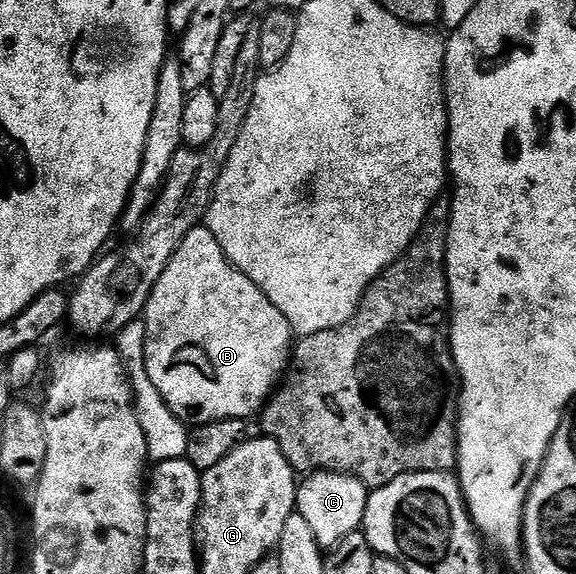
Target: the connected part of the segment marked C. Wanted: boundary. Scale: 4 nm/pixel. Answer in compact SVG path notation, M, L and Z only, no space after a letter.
M313 472L304 480L295 493L295 506L301 518L309 522L320 548L335 548L346 536L362 529L369 495L366 484L343 472Z

